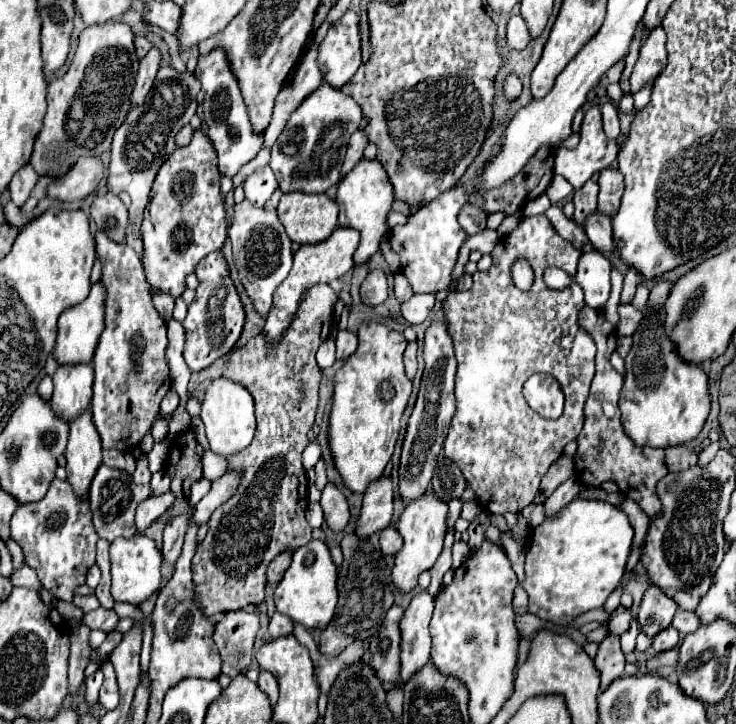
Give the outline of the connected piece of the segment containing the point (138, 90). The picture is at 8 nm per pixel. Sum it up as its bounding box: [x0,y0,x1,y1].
[132,47,162,107]

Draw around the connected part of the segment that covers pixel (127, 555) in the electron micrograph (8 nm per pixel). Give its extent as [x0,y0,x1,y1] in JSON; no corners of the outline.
[110,535,162,605]

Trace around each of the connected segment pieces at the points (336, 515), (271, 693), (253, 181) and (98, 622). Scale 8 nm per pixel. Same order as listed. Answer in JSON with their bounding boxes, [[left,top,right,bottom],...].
[[320,481,350,531],[258,671,278,705],[244,165,278,205],[82,607,120,633]]

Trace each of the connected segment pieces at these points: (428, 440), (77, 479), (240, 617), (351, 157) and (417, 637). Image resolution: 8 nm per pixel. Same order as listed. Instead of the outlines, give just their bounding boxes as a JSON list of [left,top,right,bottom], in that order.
[[400,321,456,501],[66,409,102,495],[214,611,258,677],[342,129,368,175],[400,591,434,681]]

